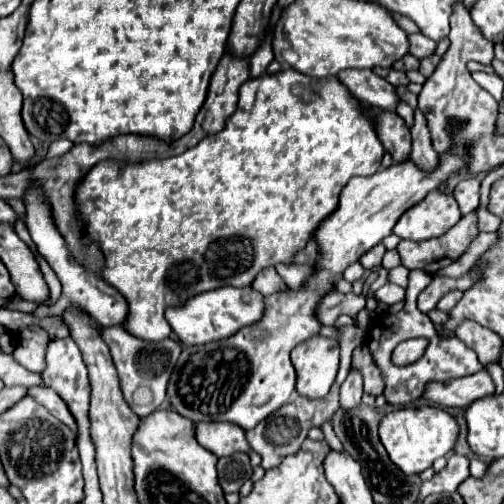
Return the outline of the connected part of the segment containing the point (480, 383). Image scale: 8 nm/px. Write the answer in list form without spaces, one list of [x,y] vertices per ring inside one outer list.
[[[486,370],[476,372],[474,376],[468,378],[458,378],[458,380],[448,380],[448,382],[434,382],[428,384],[428,390],[424,398],[442,404],[442,406],[460,406],[466,408],[478,398],[494,394],[494,382]]]

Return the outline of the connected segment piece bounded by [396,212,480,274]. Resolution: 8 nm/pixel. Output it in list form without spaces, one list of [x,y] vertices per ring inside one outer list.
[[[470,212],[468,216],[462,216],[462,220],[444,236],[422,242],[402,240],[396,250],[406,268],[418,268],[428,274],[436,274],[438,270],[456,262],[468,250],[478,232],[478,216],[476,212]]]

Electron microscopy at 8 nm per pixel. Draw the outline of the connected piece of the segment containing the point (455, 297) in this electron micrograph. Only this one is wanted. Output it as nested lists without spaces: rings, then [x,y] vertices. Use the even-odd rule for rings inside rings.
[[[452,290],[452,292],[448,292],[440,302],[438,302],[438,308],[440,310],[452,310],[454,306],[456,306],[456,302],[462,298],[462,292],[460,290]]]

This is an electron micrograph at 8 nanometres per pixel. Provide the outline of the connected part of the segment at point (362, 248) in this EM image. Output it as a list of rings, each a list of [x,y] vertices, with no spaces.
[[[452,144],[448,154],[440,154],[440,164],[432,172],[416,168],[408,158],[404,164],[394,162],[390,168],[378,170],[374,176],[352,178],[340,192],[336,212],[316,230],[314,238],[320,246],[318,268],[308,278],[304,288],[268,296],[266,314],[262,320],[242,328],[228,340],[202,344],[196,348],[184,346],[184,352],[180,354],[168,382],[168,398],[172,408],[180,416],[188,416],[192,422],[230,422],[248,432],[260,420],[284,406],[296,384],[290,352],[300,342],[318,334],[320,322],[316,320],[316,308],[320,298],[330,292],[332,284],[352,262],[358,262],[366,250],[392,234],[394,224],[408,208],[418,204],[430,190],[436,190],[450,176],[458,174],[466,162],[466,146]]]

